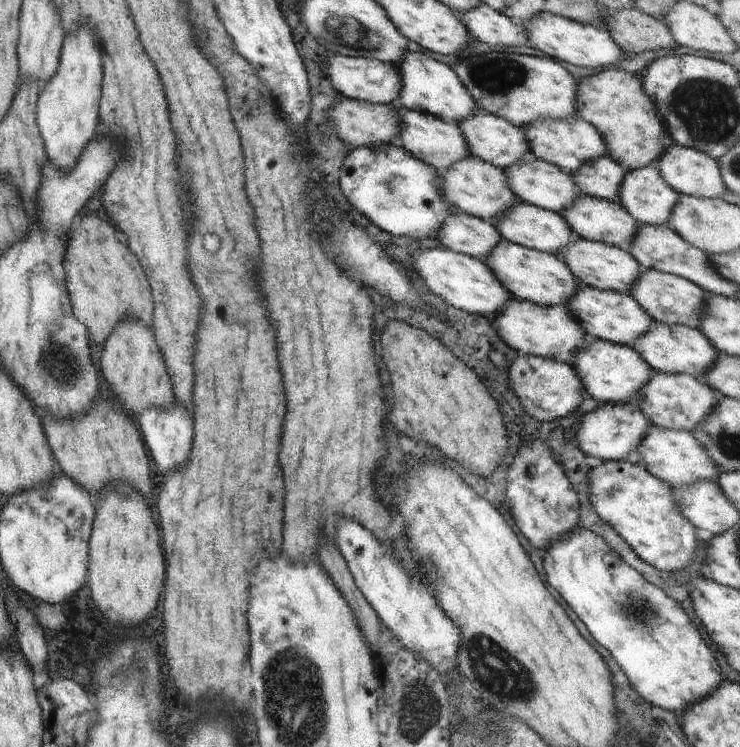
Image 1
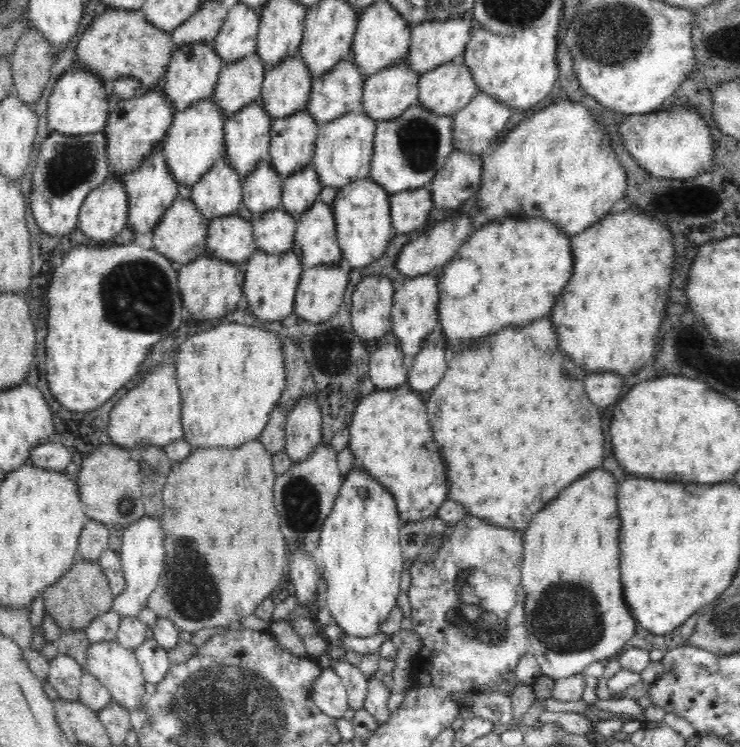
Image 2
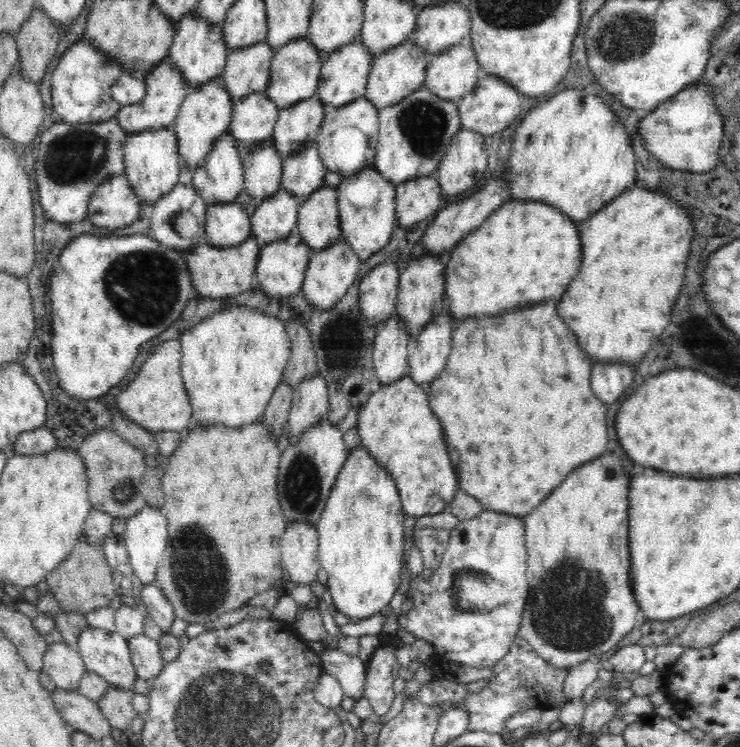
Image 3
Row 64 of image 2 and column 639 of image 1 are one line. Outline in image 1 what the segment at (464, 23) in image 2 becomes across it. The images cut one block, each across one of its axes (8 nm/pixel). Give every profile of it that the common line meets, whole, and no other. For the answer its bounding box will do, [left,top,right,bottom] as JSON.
[573,402,649,461]

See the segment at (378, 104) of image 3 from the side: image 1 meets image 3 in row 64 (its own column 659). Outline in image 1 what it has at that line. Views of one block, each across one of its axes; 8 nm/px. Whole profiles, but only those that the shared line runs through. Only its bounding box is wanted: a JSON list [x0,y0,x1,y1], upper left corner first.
[635,369,718,431]

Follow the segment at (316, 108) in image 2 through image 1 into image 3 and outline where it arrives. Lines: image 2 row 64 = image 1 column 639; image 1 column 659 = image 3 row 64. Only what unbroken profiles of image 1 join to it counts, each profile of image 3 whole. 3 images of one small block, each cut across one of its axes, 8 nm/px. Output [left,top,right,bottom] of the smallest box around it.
[317,39,373,108]

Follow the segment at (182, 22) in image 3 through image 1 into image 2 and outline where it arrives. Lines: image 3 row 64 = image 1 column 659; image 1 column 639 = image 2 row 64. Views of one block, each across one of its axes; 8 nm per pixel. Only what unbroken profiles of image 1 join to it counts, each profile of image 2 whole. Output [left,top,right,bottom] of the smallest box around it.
[161,44,223,114]

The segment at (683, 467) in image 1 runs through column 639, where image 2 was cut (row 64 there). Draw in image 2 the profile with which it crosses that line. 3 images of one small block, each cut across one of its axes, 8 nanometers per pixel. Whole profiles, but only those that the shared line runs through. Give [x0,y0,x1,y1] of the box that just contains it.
[418,59,481,116]

